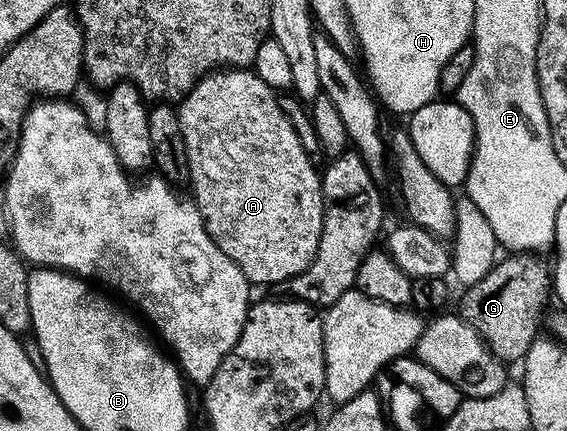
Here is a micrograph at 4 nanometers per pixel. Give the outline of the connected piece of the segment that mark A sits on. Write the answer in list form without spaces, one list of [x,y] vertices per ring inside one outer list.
[[[221,68],[215,72],[209,72],[200,79],[200,82],[195,86],[189,94],[182,99],[178,106],[178,113],[180,115],[180,123],[182,124],[182,136],[186,140],[186,152],[188,153],[188,173],[190,175],[190,187],[196,195],[194,195],[194,201],[197,208],[200,210],[200,215],[204,221],[204,226],[208,230],[208,235],[214,240],[214,244],[218,244],[218,248],[222,248],[222,252],[226,252],[226,256],[230,256],[230,260],[234,260],[234,264],[238,264],[238,268],[242,268],[242,272],[248,277],[249,283],[256,284],[261,282],[262,285],[268,286],[271,282],[280,282],[280,284],[286,284],[294,276],[298,276],[304,271],[306,267],[314,260],[314,256],[318,252],[318,244],[320,243],[320,237],[322,236],[322,220],[324,219],[324,193],[320,187],[321,175],[318,173],[318,166],[312,163],[312,158],[308,155],[308,150],[304,147],[304,142],[300,139],[298,131],[292,127],[290,119],[284,115],[284,110],[280,107],[277,91],[271,90],[264,81],[257,76],[255,69],[252,68]]]

